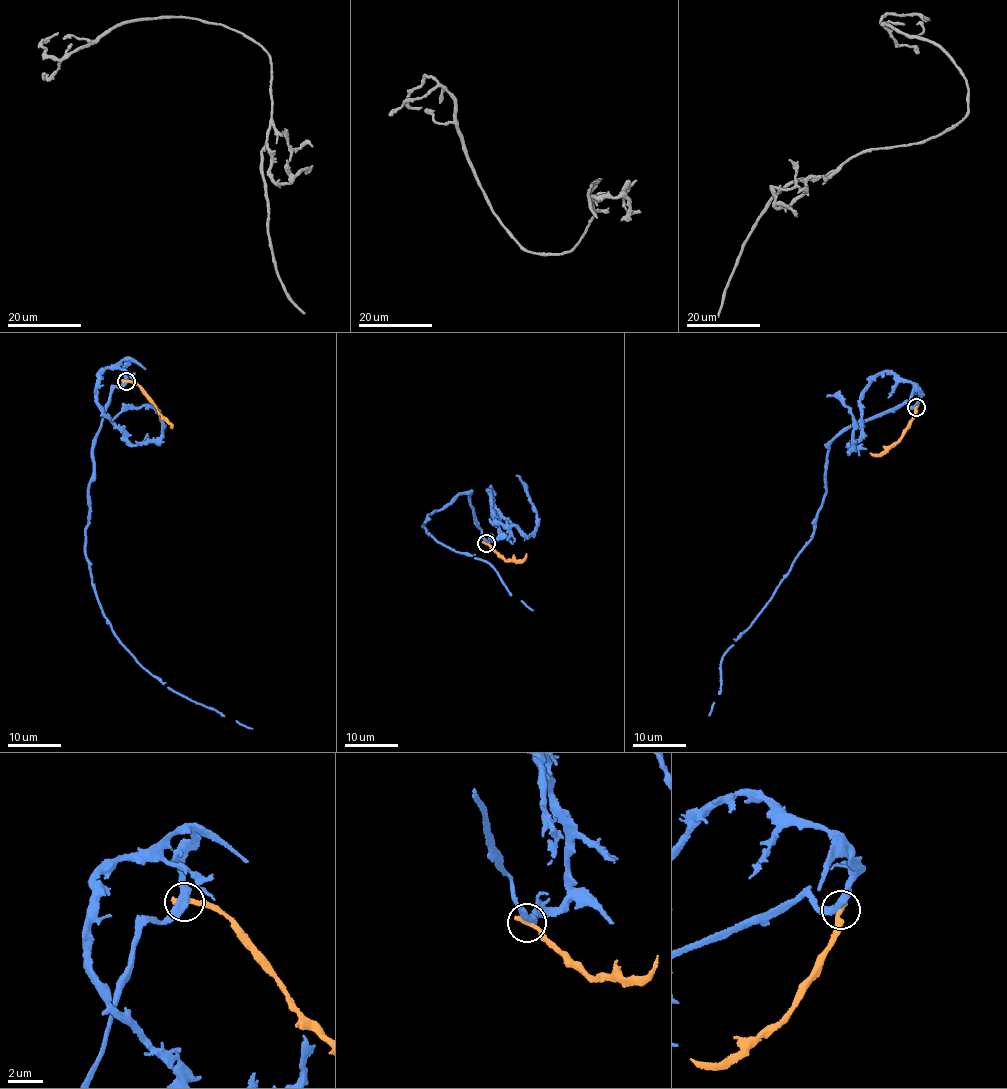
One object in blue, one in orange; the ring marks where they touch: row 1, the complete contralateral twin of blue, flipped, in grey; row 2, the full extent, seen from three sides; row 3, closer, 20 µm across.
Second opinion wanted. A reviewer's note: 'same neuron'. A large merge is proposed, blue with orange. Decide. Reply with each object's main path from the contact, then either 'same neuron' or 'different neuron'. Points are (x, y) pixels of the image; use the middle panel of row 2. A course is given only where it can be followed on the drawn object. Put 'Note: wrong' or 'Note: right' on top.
Note: wrong
blue runs (486, 543), (467, 492), (427, 516), (422, 526), (438, 542), (493, 565), (511, 595), (533, 610); orange runs (486, 544), (506, 560), (520, 561), (527, 554); different neuron

